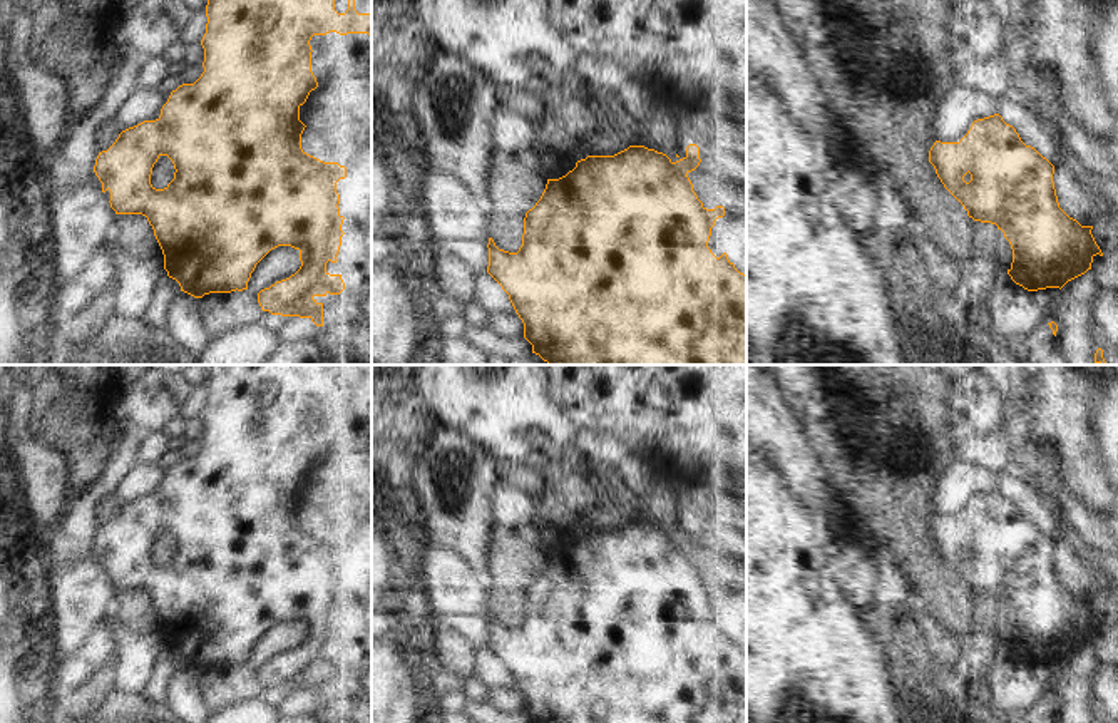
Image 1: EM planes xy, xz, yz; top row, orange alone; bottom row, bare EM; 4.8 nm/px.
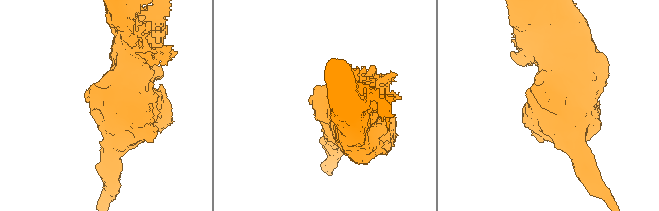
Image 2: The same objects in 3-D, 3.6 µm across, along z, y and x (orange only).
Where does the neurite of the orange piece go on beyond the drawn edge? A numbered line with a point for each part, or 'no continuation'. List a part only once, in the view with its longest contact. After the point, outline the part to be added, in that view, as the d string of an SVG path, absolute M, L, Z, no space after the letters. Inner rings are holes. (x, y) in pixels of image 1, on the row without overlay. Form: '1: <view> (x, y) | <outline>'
no continuation

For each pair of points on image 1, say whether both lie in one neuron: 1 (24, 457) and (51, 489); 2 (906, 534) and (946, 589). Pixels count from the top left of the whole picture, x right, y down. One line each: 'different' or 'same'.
1: same
2: same

